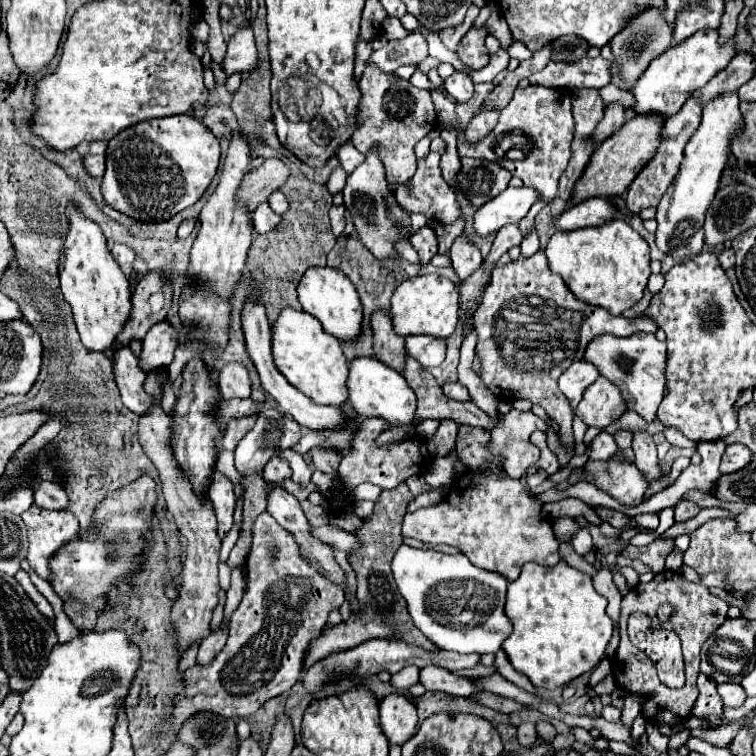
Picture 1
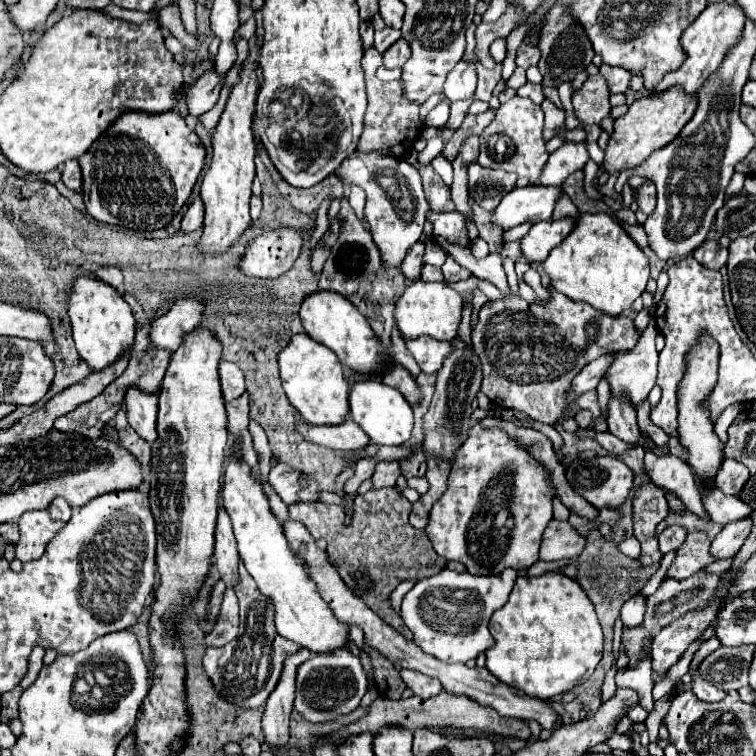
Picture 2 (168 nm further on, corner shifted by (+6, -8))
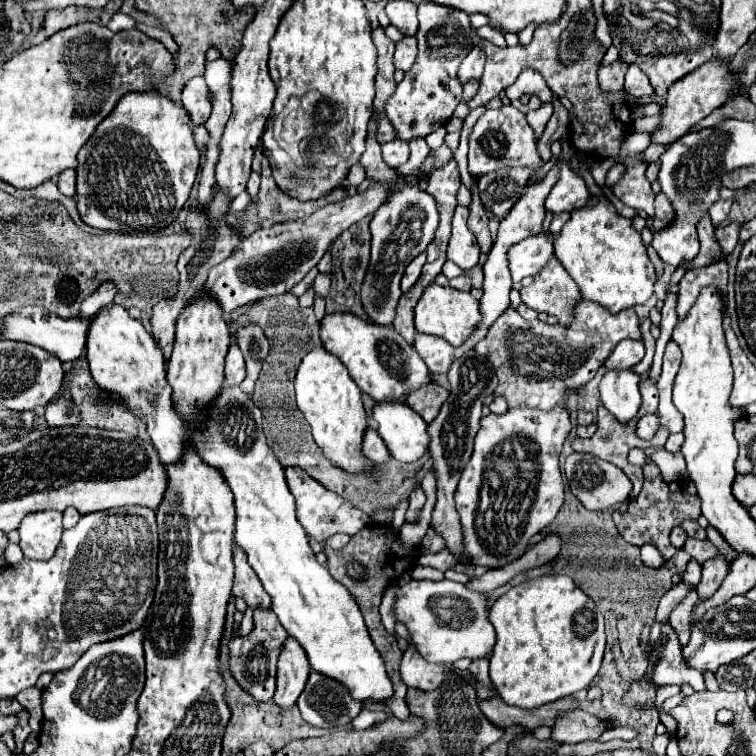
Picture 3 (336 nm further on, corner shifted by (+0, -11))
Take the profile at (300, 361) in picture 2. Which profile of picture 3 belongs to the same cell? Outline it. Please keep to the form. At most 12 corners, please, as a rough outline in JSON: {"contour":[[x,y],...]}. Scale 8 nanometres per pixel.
{"contour":[[323,347],[303,357],[297,407],[327,459],[373,469],[359,453],[361,391]]}

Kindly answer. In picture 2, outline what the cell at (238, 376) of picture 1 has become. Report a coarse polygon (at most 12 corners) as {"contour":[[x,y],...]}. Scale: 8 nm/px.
{"contour":[[219,364],[225,402],[245,392],[245,376],[237,364]]}

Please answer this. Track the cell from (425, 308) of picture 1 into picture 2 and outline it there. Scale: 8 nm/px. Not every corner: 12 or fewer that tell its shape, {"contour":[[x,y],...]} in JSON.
{"contour":[[415,280],[395,304],[405,340],[453,340],[463,294]]}

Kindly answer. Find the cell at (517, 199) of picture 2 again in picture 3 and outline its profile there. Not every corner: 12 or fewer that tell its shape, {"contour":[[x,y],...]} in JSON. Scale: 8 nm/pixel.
{"contour":[[562,142],[551,146],[559,158],[559,183],[545,199],[545,211],[570,212],[589,201],[583,177],[569,169]]}

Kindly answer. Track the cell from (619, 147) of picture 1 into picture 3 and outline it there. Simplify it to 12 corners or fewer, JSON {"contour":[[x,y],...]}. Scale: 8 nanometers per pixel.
{"contour":[[727,61],[673,83],[651,143],[689,133],[735,91]]}

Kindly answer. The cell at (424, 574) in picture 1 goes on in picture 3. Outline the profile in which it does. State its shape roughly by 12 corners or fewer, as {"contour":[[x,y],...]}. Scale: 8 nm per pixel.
{"contour":[[411,581],[395,615],[429,663],[495,647],[487,595]]}

